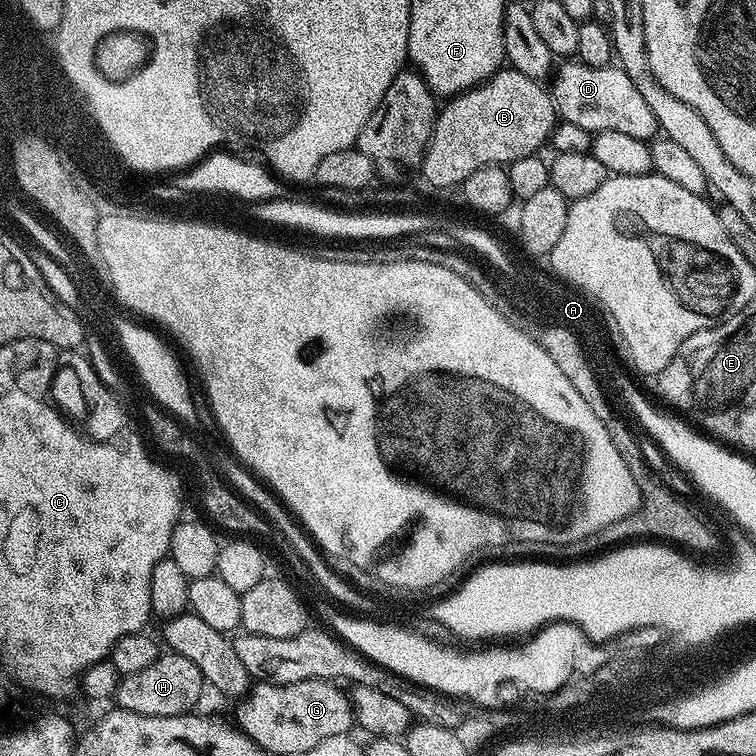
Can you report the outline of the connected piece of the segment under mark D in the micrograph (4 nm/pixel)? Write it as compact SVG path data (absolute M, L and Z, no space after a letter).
M579 58L569 59L561 64L564 65L555 69L550 80L552 101L556 103L560 120L574 122L574 126L582 126L582 130L593 134L618 130L618 134L626 134L645 142L651 141L657 135L656 119L650 106L642 102L638 86L630 82L623 68L612 64L590 66L583 64Z

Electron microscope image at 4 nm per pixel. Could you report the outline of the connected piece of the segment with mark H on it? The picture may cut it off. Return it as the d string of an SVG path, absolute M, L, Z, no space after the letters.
M164 652L153 665L121 677L114 702L117 707L139 716L176 717L191 713L205 688L204 677L192 660L180 654Z

